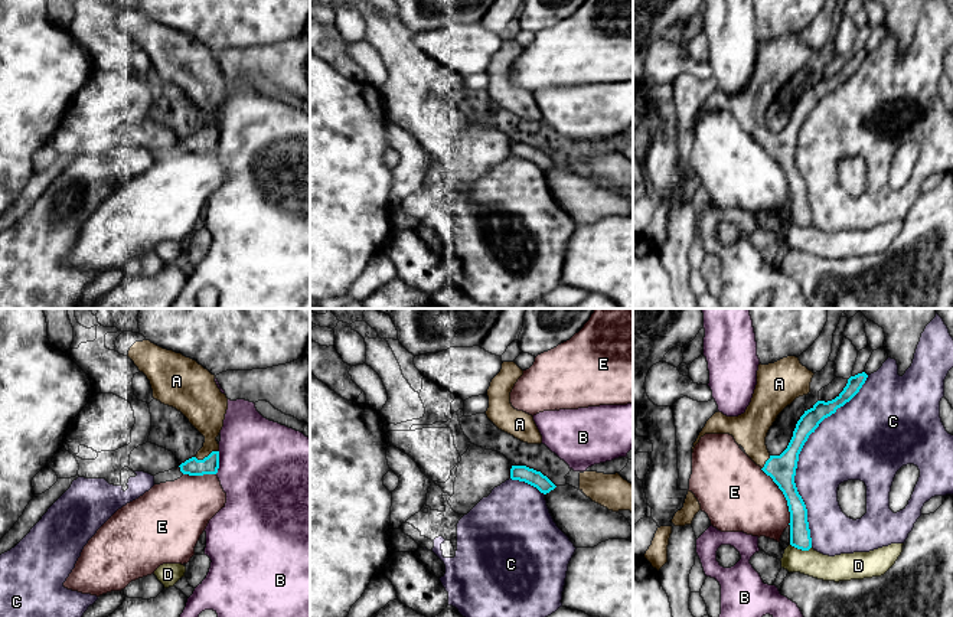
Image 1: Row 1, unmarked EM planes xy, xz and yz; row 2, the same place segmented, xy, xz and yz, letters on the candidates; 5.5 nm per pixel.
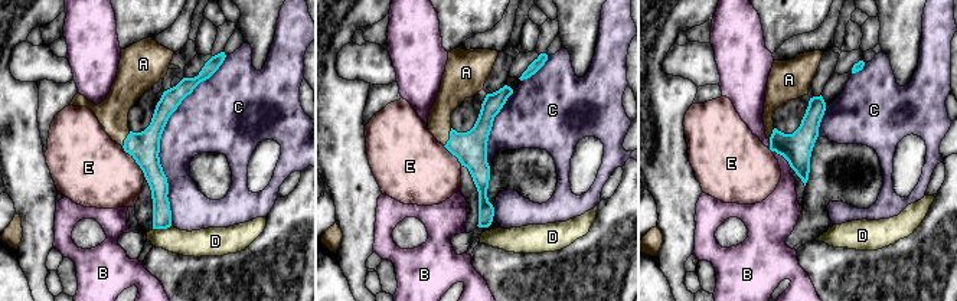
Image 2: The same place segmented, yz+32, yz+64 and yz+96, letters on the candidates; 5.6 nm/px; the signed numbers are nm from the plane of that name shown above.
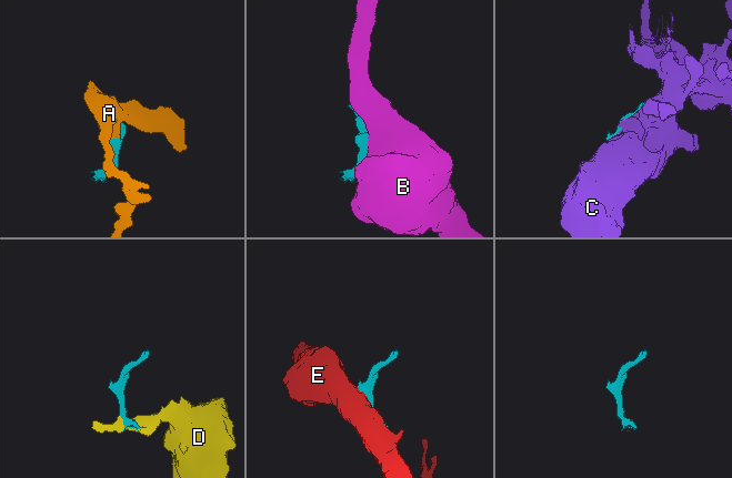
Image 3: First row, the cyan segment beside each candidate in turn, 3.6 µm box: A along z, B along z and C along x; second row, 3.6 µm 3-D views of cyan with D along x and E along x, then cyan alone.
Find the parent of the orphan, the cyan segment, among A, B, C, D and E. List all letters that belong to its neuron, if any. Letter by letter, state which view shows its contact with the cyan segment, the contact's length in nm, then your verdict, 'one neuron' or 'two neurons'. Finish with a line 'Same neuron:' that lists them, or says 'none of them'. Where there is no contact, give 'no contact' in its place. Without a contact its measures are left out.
A: xy | 130 nm | one neuron
B: xy | 140 nm | two neurons
C: yz | 1000 nm | two neurons
D: yz | 120 nm | two neurons
E: yz | 360 nm | two neurons
Same neuron: A

